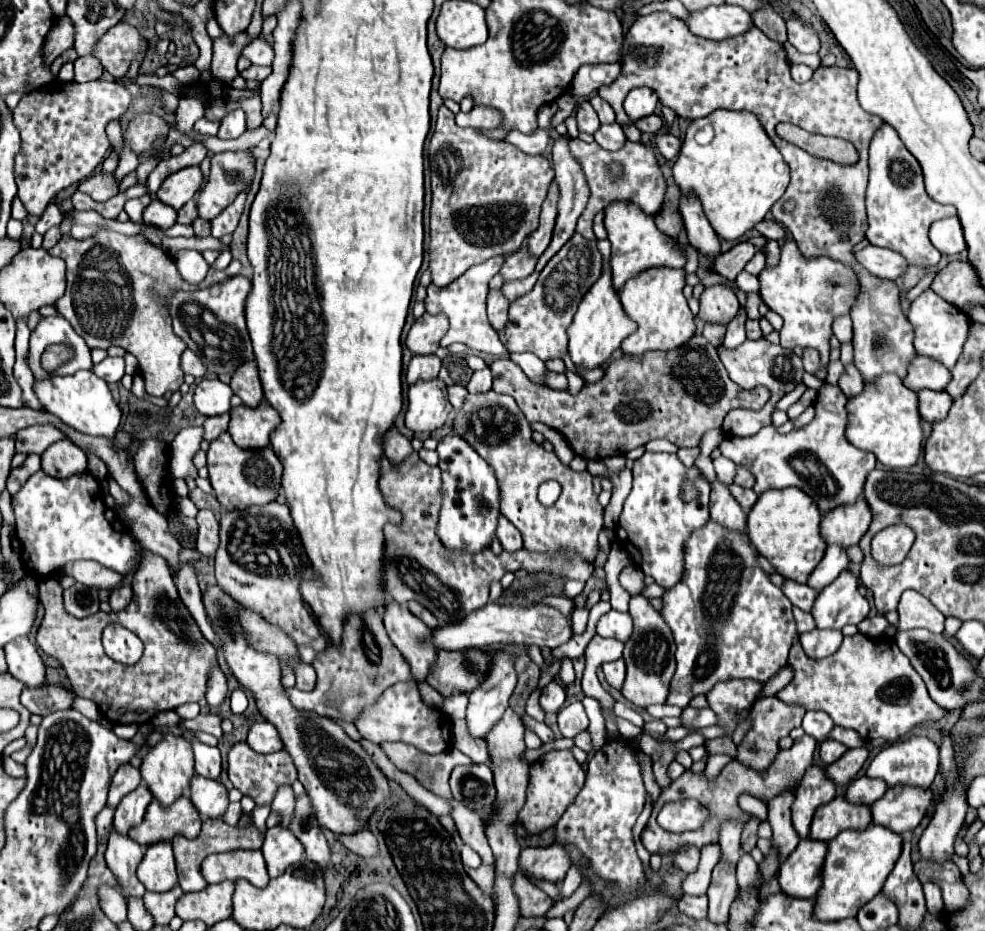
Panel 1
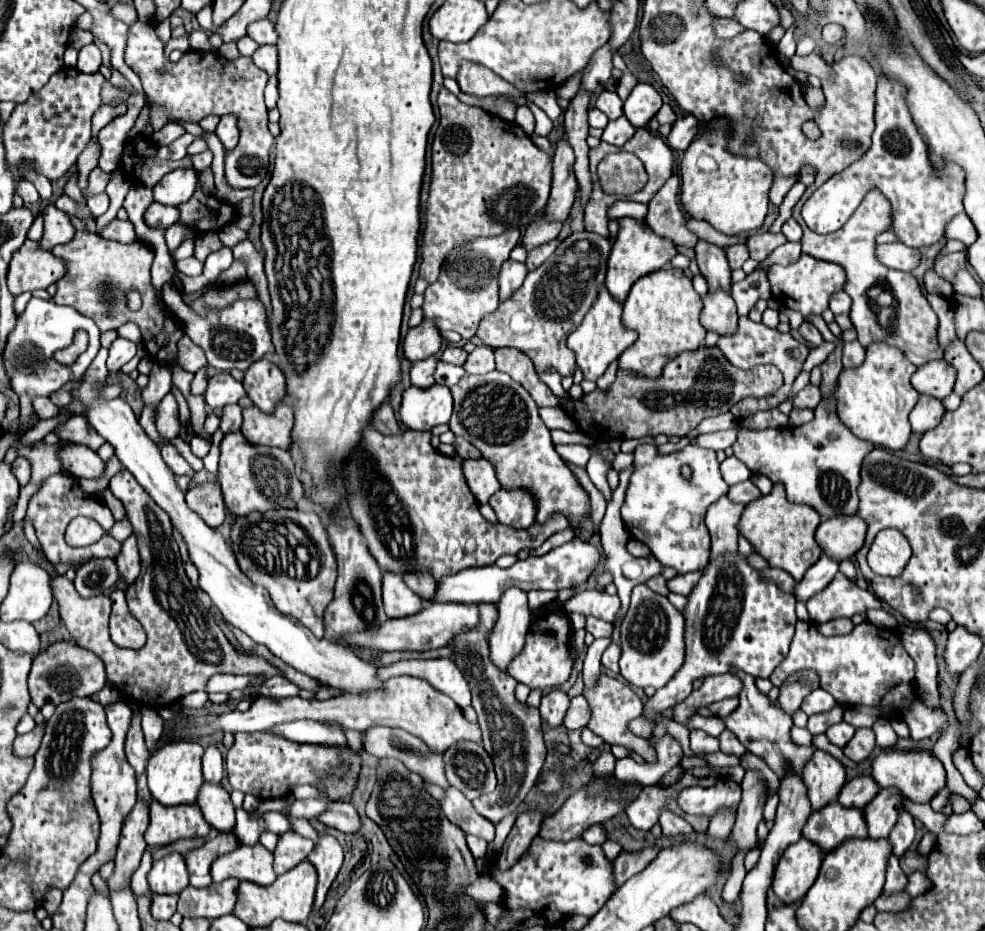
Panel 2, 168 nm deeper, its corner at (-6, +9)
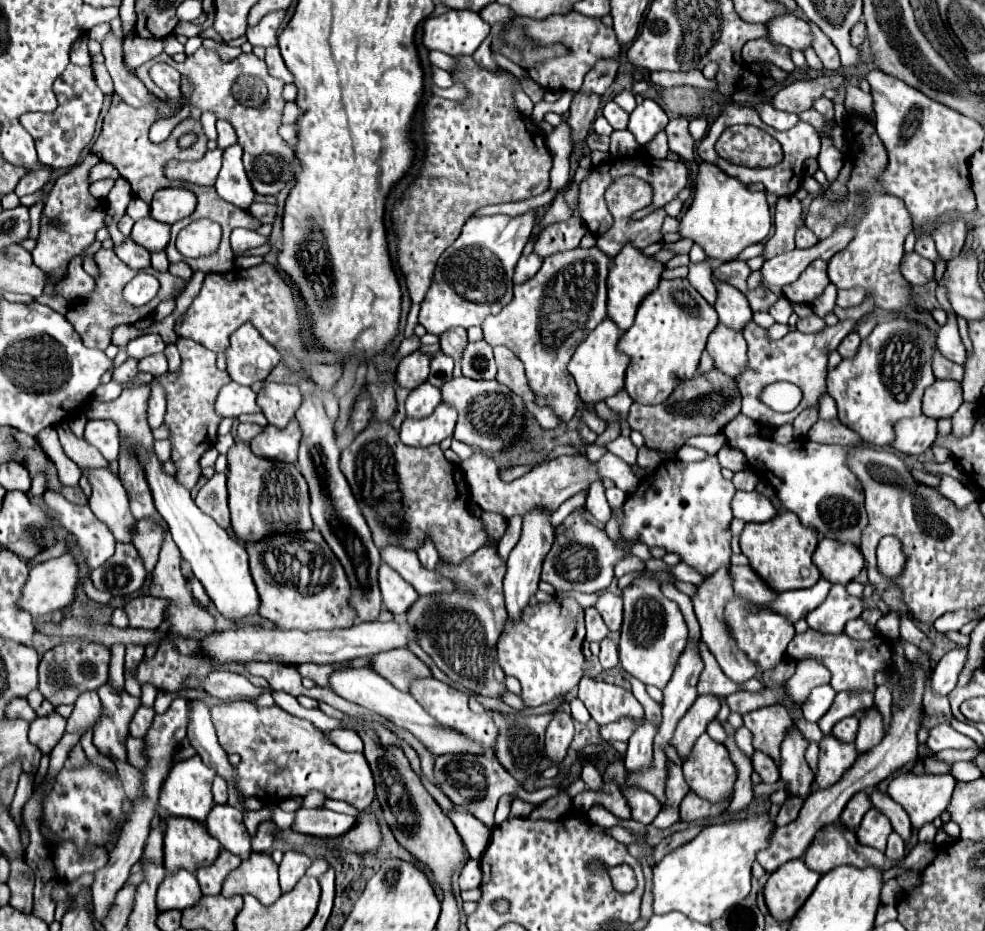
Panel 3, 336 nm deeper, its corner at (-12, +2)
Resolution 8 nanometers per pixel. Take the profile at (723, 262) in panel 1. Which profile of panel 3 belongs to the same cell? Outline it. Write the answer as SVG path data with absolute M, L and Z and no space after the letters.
M726 261L722 263L720 267L716 267L714 275L724 281L724 283L730 283L734 285L736 289L740 289L742 293L746 293L746 279L750 275L750 267L746 265L746 261Z

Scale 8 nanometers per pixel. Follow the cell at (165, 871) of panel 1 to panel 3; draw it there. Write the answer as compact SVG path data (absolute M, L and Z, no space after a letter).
M180 869L176 873L168 873L164 881L158 887L158 897L156 897L156 907L158 911L168 911L168 909L186 909L198 903L202 897L202 891L198 887L196 875Z

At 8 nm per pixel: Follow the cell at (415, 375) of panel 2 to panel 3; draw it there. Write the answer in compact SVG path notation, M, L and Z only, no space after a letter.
M428 381L410 391L406 399L406 415L408 417L426 417L430 415L442 401L440 389L430 385Z

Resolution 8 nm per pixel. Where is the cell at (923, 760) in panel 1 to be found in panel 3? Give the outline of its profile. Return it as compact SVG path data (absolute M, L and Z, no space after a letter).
M904 771L890 781L888 795L906 809L912 827L920 829L924 823L934 821L942 811L946 811L954 787L956 779L952 775L916 775L912 771Z

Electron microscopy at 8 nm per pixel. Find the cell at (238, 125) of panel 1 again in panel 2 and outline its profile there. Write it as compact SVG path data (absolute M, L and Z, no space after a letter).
M222 116L220 118L220 124L216 128L216 136L220 138L222 146L226 152L234 150L236 144L238 144L238 126L236 126L236 118L234 116Z

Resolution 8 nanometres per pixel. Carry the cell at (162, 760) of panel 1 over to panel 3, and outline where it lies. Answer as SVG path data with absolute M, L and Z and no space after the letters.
M194 755L190 759L178 761L172 765L168 777L164 779L162 787L160 787L160 799L158 805L168 813L168 815L176 815L176 817L192 817L198 821L206 821L208 811L214 807L212 805L212 779L214 779L216 771L208 765L204 765L204 761Z

